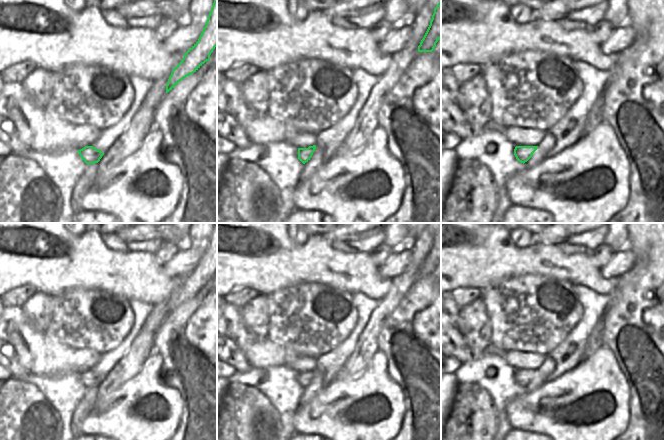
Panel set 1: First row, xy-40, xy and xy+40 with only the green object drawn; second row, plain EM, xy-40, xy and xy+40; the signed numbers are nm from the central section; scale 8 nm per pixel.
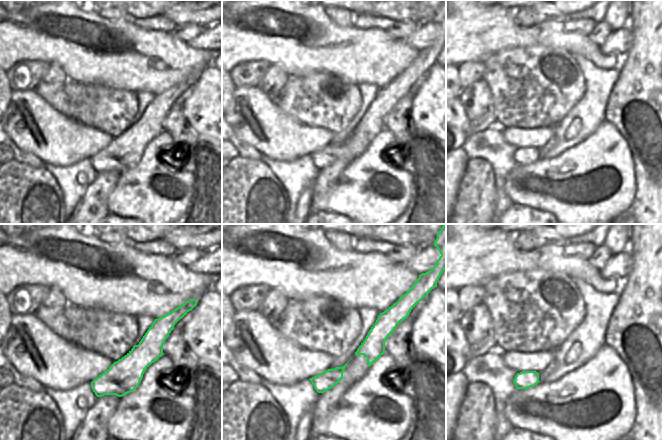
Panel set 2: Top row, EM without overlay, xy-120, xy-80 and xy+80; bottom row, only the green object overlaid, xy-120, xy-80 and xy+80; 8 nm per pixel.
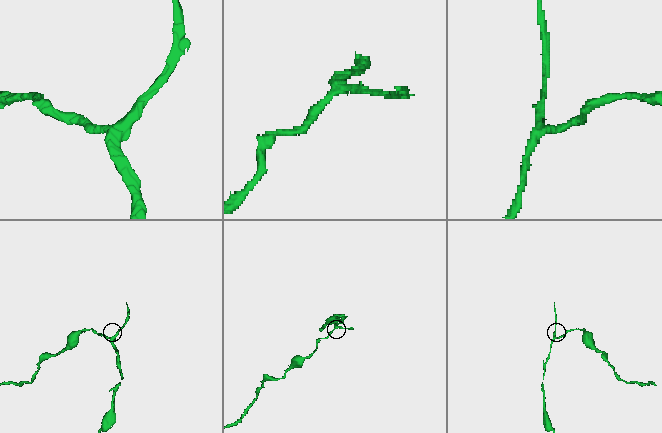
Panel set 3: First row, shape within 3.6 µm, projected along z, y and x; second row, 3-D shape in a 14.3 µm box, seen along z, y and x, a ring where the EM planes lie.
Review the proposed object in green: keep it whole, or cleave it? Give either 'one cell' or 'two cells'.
two cells

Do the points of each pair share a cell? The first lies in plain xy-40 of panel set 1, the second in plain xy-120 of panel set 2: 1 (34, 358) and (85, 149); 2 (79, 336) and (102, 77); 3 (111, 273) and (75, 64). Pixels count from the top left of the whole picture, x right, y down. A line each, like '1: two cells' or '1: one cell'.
1: one cell
2: two cells
3: one cell

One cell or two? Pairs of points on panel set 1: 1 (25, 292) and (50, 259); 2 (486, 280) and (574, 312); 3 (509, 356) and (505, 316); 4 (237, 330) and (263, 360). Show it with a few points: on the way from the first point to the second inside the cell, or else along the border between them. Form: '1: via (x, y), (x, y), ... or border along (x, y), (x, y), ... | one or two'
1: border along (10, 289), (19, 286), (33, 286), (38, 291) | two
2: border along (519, 275), (509, 277), (482, 292) | two
3: border along (532, 351), (507, 350), (504, 352) | two
4: via (242, 337), (258, 353) | one

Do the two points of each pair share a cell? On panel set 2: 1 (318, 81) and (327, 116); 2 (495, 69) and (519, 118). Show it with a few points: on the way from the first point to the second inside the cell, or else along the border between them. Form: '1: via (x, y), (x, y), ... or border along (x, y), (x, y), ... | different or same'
1: via (318, 90), (319, 95), (327, 103), (327, 107) | same
2: via (507, 81), (519, 93), (519, 106) | same

